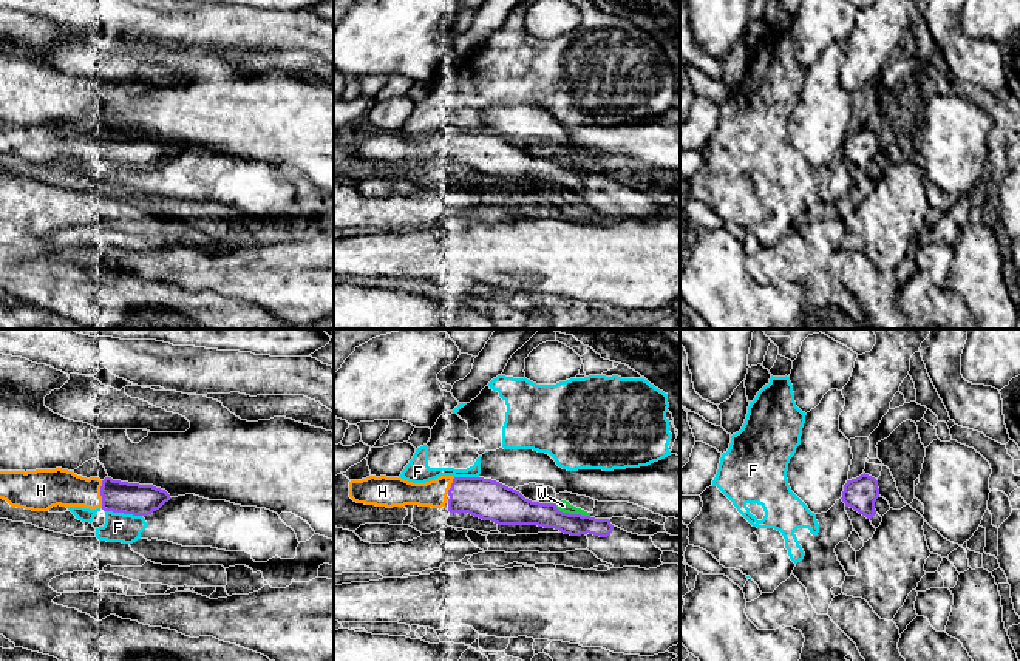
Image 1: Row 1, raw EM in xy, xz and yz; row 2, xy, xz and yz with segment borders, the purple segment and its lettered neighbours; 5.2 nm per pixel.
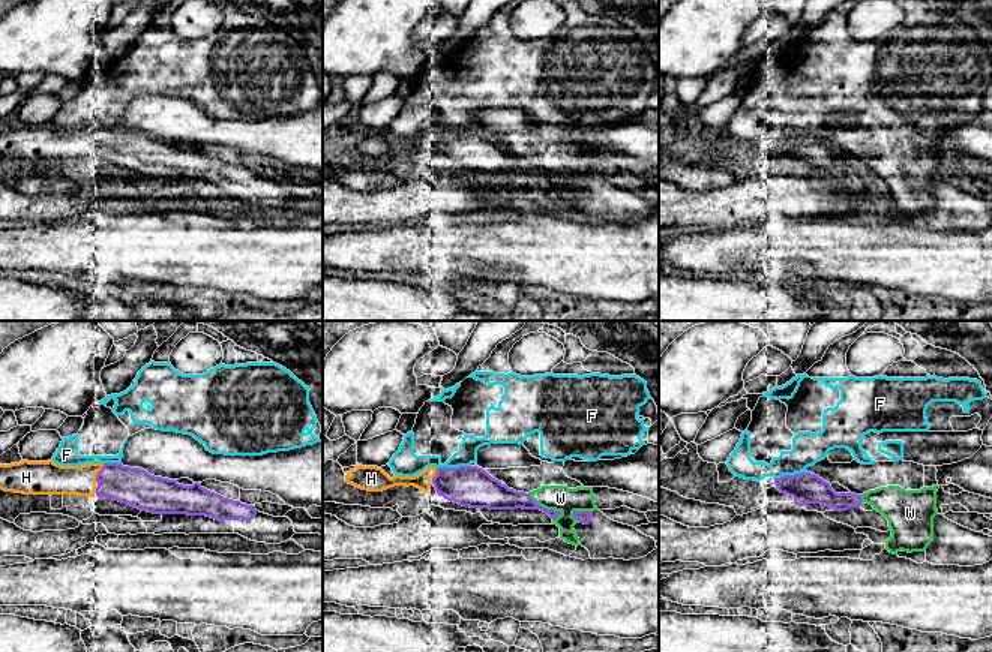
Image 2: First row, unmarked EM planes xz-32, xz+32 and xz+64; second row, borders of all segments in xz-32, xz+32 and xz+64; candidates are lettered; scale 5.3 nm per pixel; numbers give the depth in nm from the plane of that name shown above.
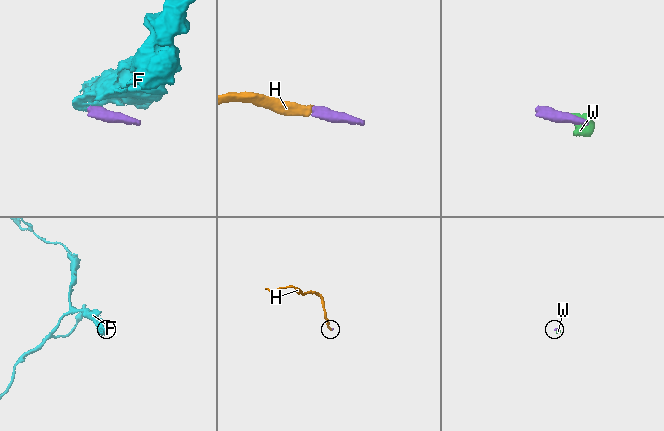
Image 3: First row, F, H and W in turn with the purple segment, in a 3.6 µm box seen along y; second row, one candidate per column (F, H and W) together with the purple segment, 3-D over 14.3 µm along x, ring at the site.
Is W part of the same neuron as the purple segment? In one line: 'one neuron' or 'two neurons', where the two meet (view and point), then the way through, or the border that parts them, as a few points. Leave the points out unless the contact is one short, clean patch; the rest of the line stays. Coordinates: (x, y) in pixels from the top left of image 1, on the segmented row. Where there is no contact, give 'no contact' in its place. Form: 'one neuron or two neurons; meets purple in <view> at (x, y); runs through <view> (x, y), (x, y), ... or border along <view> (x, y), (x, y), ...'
two neurons; meets purple in xz at (572, 515); border along xz (555, 504), (563, 511), (589, 516)

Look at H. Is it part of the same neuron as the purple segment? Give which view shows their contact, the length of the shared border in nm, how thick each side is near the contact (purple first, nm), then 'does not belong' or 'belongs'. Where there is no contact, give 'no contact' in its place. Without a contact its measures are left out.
xy | 140 nm | 160/190 nm | belongs

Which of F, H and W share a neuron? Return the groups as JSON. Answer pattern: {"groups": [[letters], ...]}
{"groups": [["F", "W"], ["H"]]}

